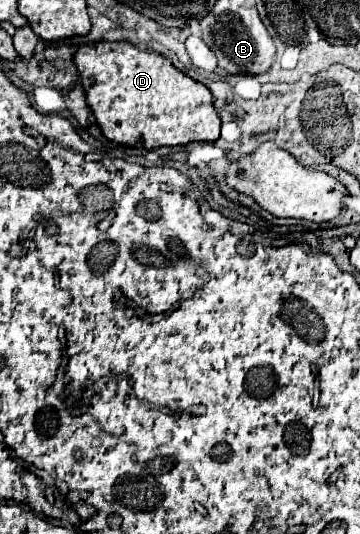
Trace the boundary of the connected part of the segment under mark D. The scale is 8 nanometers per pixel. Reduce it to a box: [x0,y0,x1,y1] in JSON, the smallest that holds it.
[75,42,221,148]

